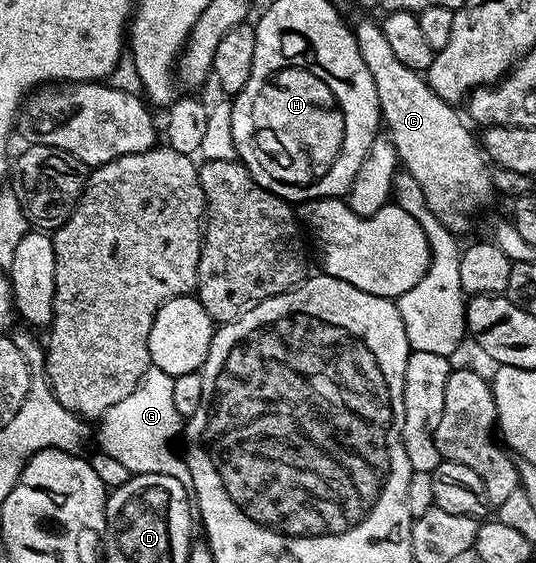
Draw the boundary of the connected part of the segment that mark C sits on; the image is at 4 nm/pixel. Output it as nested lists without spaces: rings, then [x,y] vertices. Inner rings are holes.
[[[378,20],[356,24],[353,32],[361,59],[365,59],[365,67],[369,67],[369,75],[373,75],[373,84],[377,86],[381,121],[402,168],[420,184],[432,215],[453,234],[462,235],[475,209],[485,208],[497,193],[492,170],[487,170],[488,162],[476,134],[474,137],[467,130],[468,122],[455,114],[452,102],[442,101],[427,86],[424,74],[405,67],[393,55]]]

